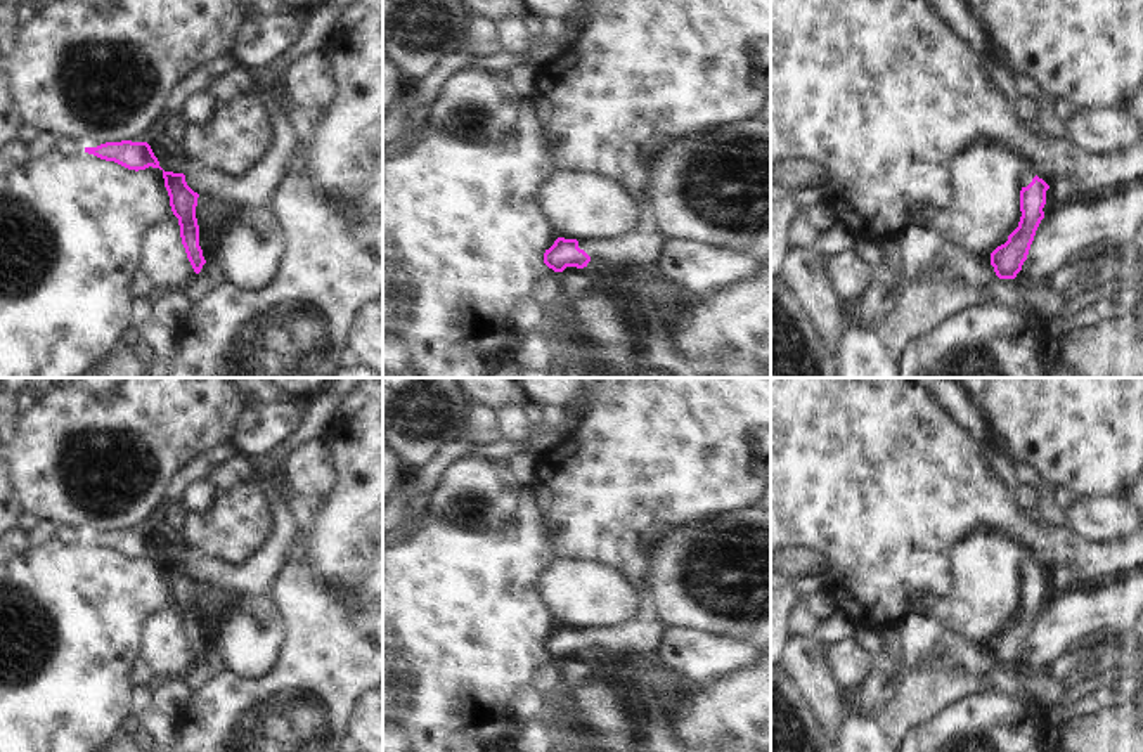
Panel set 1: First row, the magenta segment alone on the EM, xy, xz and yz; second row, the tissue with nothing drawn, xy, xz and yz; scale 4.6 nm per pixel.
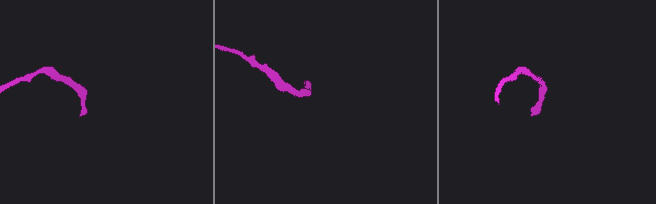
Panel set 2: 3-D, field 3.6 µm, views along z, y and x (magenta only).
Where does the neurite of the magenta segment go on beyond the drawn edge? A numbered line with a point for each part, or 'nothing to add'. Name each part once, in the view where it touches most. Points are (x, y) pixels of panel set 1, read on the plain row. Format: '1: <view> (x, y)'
1: xy (253, 576)

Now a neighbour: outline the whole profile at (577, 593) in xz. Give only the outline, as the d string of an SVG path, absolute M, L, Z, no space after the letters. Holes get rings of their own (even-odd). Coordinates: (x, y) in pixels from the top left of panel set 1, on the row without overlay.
M554 560L539 577L539 594L558 626L618 626L648 615L648 598L620 570L585 560Z

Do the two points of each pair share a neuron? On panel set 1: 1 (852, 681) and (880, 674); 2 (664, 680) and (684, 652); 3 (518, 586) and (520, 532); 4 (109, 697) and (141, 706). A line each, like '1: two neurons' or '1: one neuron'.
1: two neurons
2: two neurons
3: one neuron
4: two neurons

